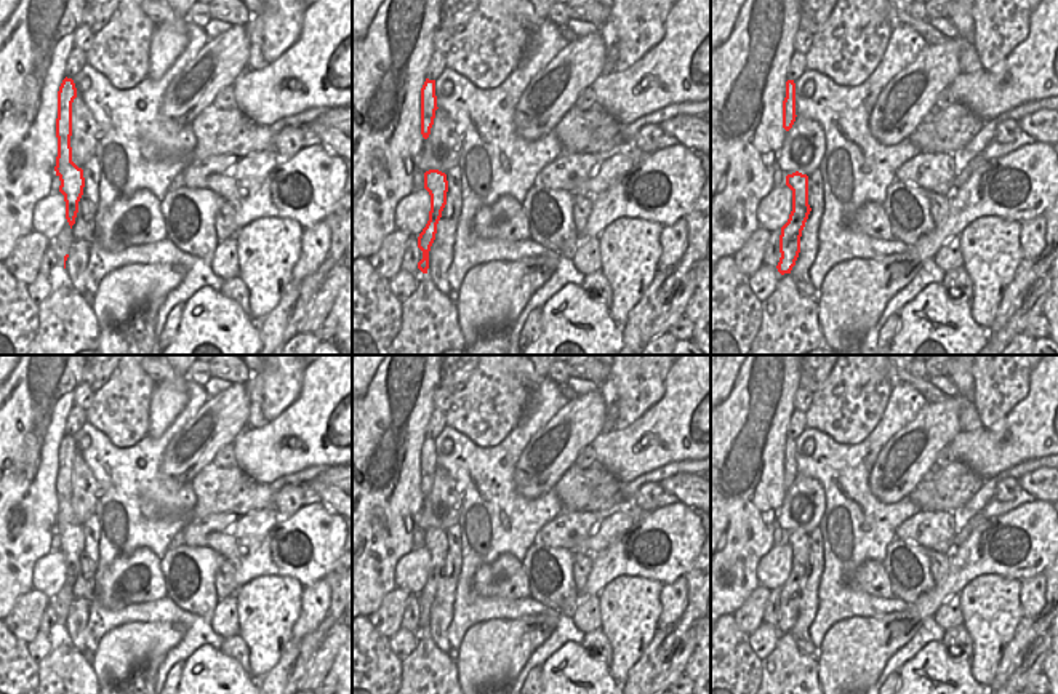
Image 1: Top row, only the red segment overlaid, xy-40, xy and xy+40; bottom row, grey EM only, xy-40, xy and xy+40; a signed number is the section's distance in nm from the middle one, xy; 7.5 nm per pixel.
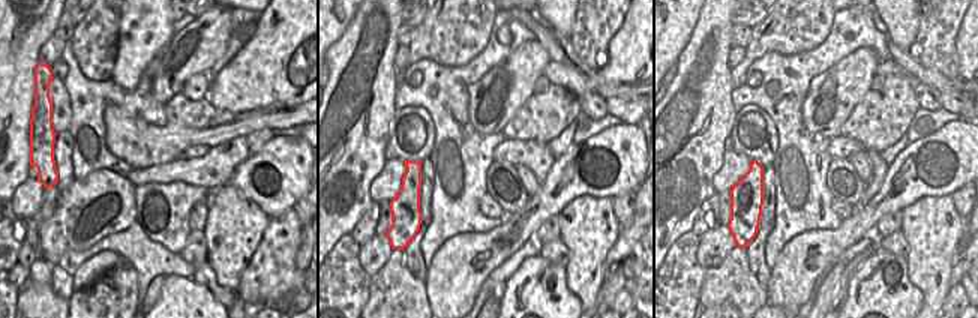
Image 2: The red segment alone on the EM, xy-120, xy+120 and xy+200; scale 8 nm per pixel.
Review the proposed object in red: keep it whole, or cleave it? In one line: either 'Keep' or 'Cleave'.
Keep.

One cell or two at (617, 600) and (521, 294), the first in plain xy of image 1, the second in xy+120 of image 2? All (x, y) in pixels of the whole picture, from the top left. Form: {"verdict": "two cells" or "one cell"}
{"verdict": "two cells"}

